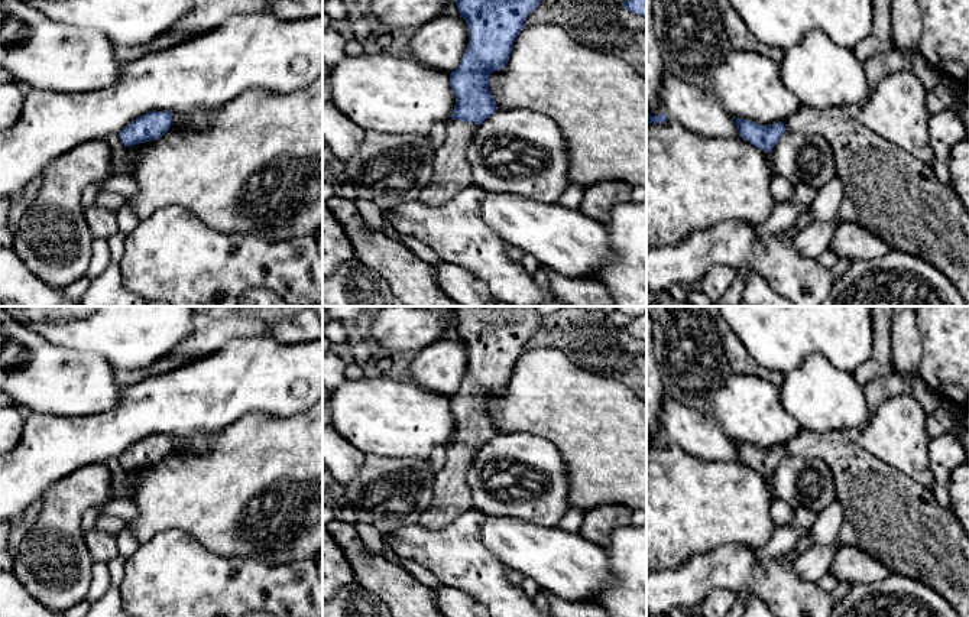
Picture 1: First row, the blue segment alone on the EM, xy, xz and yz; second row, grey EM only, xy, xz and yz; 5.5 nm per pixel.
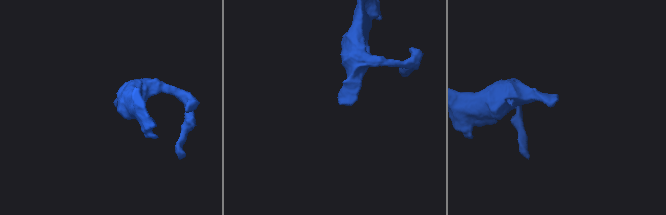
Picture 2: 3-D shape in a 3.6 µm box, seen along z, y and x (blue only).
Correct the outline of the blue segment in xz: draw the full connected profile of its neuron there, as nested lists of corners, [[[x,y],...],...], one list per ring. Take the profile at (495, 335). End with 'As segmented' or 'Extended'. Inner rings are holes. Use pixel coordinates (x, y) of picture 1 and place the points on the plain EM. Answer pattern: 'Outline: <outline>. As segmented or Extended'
Outline: [[[451,306],[456,315],[456,329],[469,351],[469,367],[460,389],[450,397],[456,429],[447,446],[447,461],[435,474],[432,500],[419,516],[418,523],[431,530],[450,526],[457,516],[474,509],[467,471],[470,458],[499,431],[489,415],[492,396],[503,393],[512,368],[524,353],[525,342],[538,331],[545,316],[535,306]]]. Extended

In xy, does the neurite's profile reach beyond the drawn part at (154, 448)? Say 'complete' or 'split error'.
complete

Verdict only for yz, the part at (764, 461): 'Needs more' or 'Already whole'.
Needs more

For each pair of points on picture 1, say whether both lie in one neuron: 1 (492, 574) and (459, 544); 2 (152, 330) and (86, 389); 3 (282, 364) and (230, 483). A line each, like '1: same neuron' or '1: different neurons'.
1: same neuron
2: same neuron
3: different neurons

